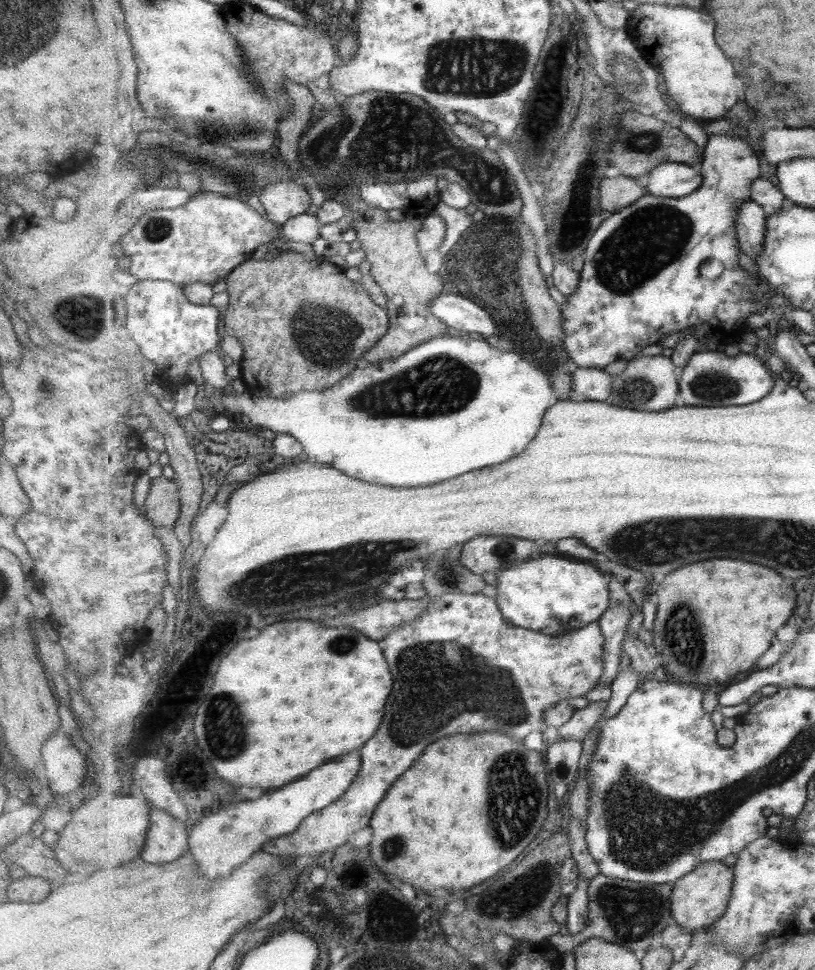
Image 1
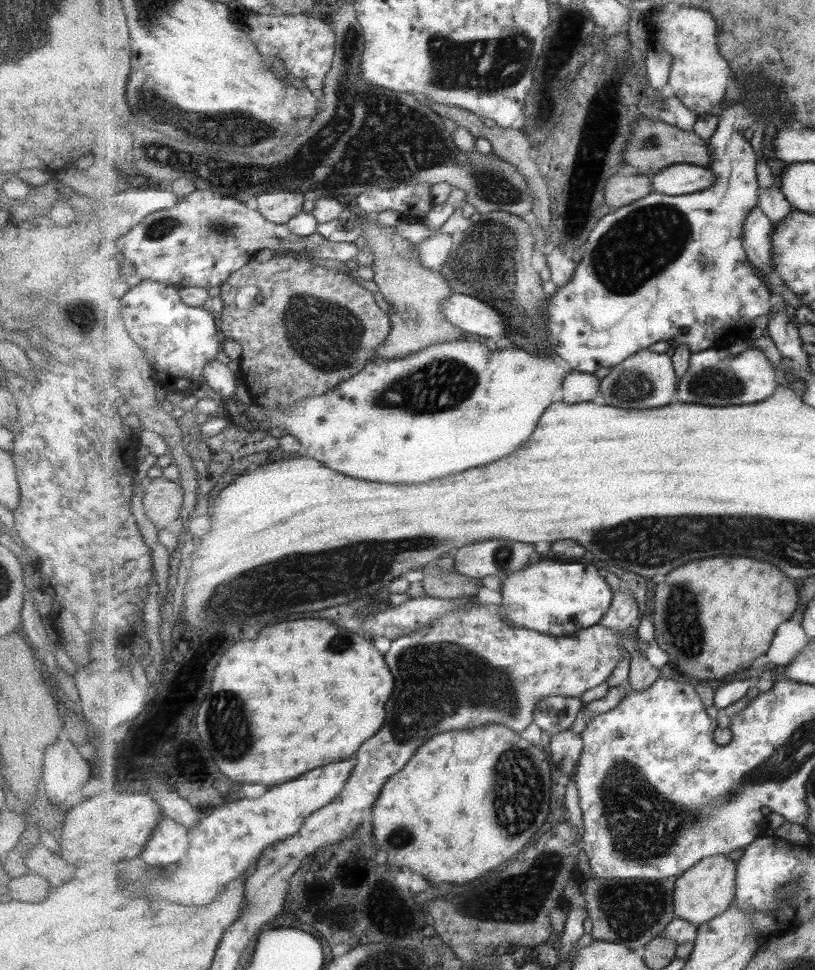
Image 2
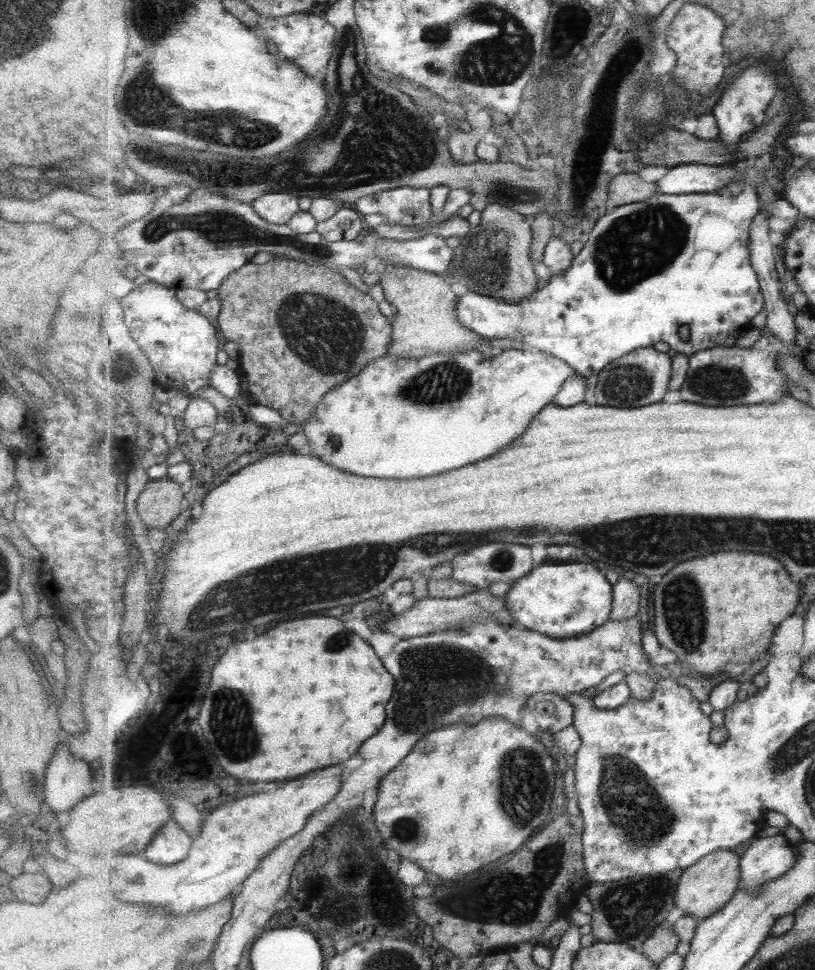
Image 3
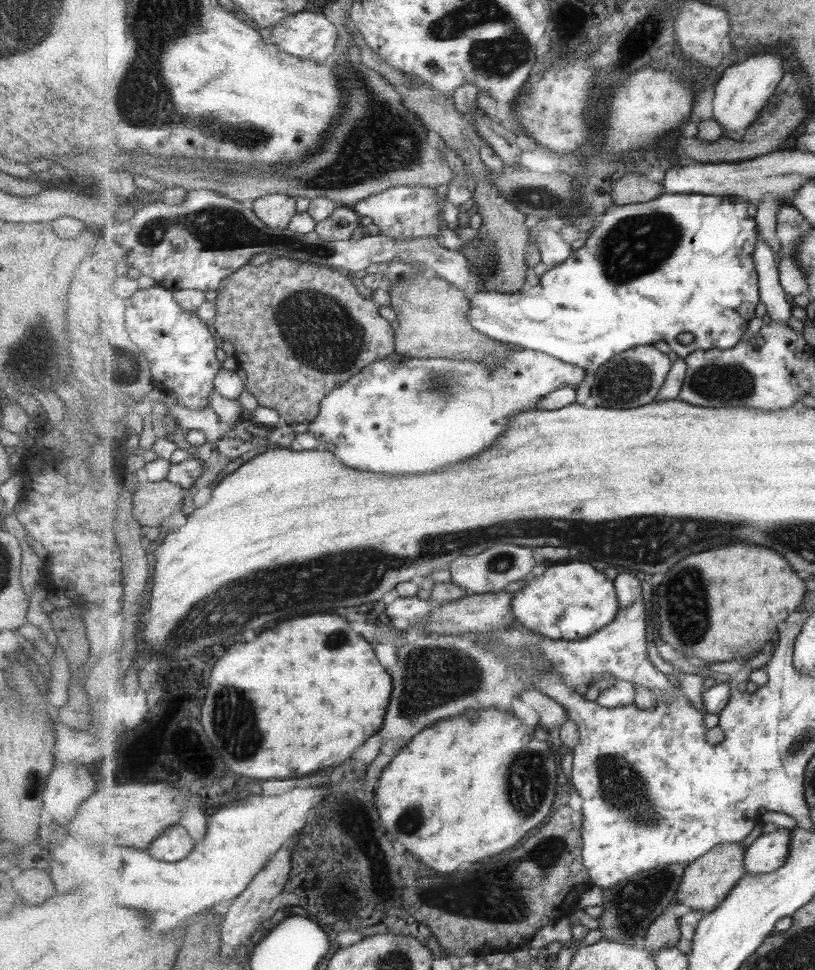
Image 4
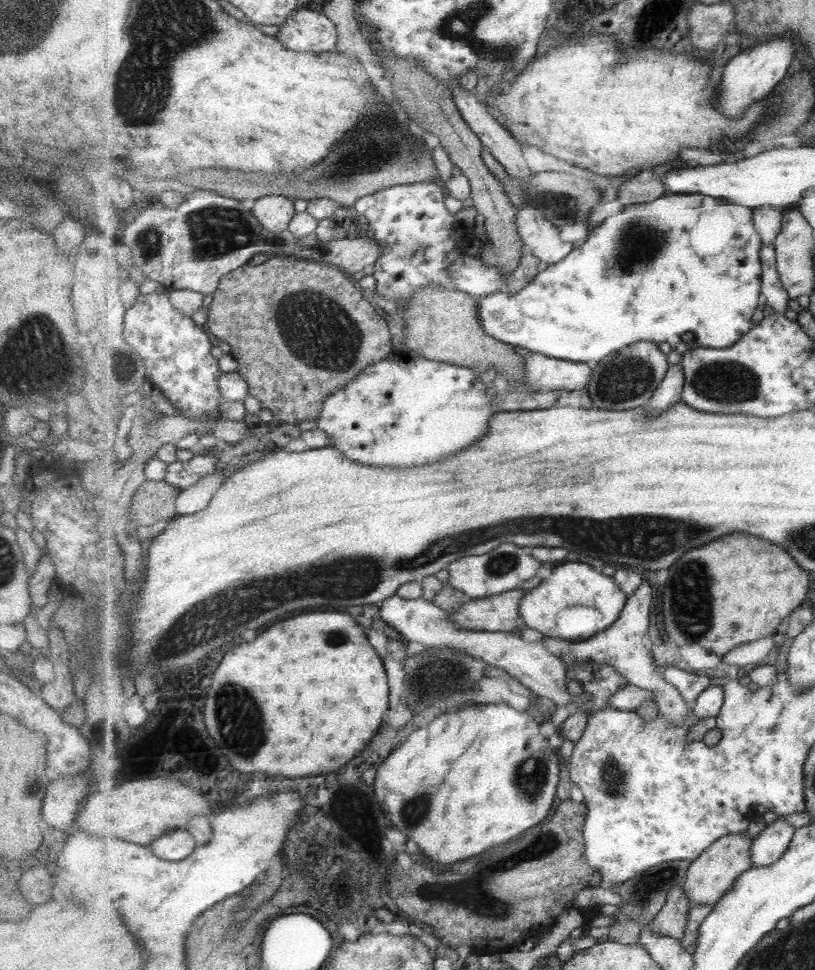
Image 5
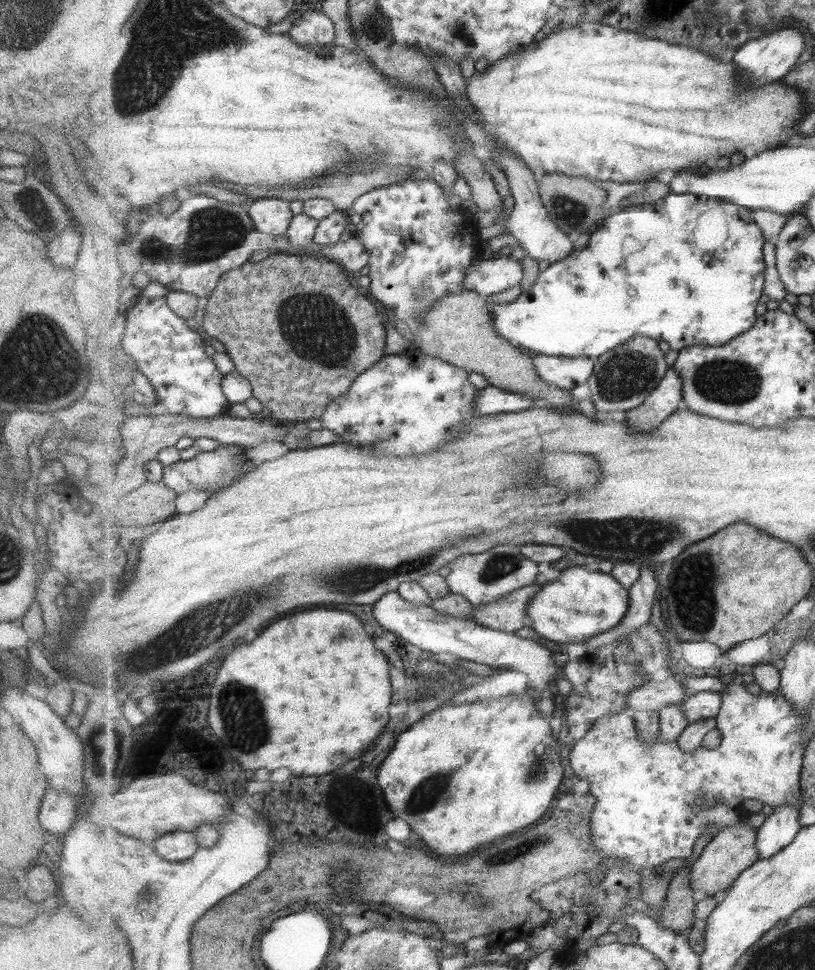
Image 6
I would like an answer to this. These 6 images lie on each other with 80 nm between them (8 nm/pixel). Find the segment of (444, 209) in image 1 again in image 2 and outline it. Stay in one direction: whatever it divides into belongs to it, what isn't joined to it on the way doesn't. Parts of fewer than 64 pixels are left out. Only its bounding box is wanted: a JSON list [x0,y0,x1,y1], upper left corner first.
[416,231,453,270]

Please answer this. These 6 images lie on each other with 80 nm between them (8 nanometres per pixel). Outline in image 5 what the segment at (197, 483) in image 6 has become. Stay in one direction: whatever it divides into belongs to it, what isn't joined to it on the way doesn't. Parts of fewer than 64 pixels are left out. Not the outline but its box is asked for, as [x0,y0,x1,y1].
[166,455,217,491]

